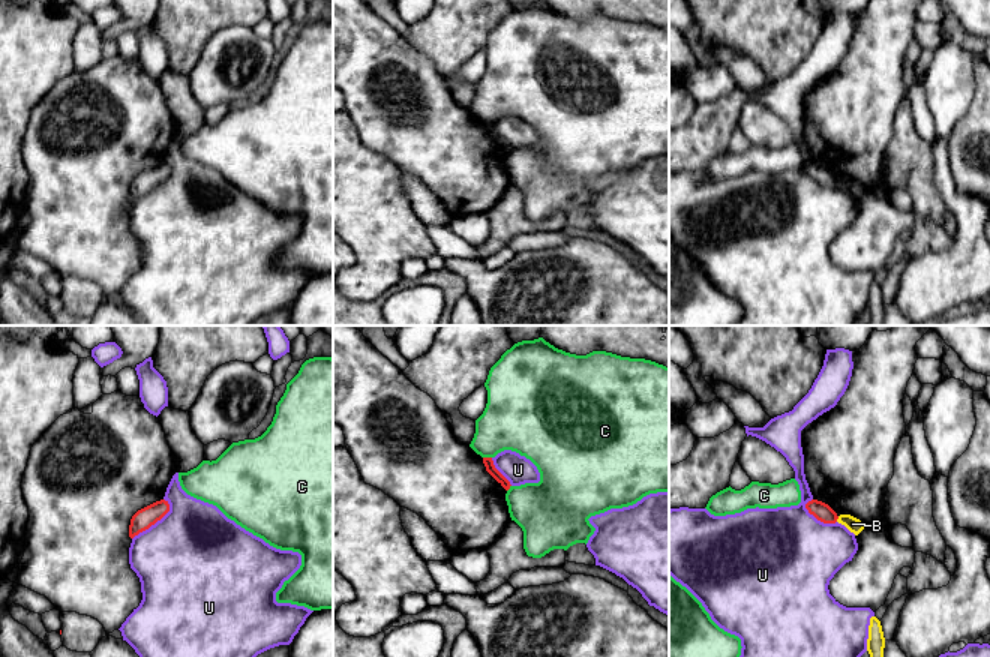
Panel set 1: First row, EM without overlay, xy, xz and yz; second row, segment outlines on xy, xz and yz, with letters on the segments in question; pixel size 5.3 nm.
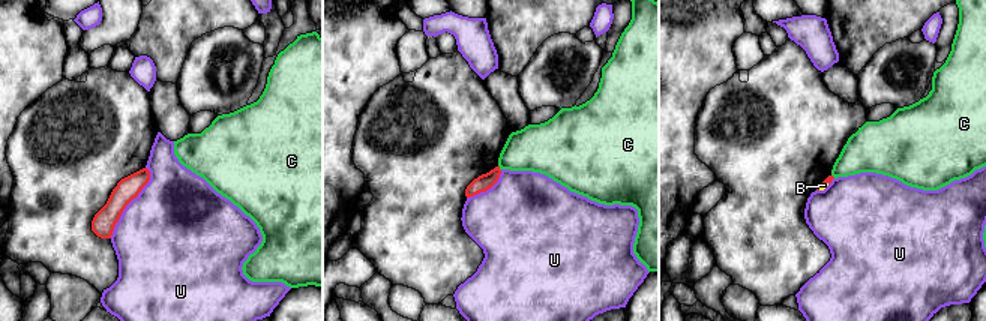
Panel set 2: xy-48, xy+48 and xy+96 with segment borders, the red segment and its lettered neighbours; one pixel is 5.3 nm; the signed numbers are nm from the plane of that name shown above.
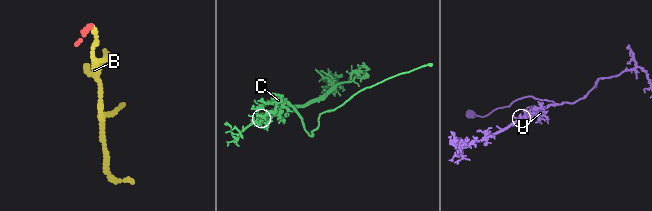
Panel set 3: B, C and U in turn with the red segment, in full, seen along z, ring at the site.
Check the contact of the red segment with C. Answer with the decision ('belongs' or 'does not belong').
does not belong

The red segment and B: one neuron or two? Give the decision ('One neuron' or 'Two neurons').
Two neurons

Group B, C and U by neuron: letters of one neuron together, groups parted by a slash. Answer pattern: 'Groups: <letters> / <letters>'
Groups: B / C / U

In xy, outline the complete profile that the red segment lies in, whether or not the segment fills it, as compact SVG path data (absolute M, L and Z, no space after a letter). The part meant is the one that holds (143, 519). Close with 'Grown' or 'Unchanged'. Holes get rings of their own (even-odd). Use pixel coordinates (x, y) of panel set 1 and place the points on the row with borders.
M165 500L156 501L138 510L129 525L129 537L134 538L140 532L148 530L170 512L170 504Z. Unchanged

